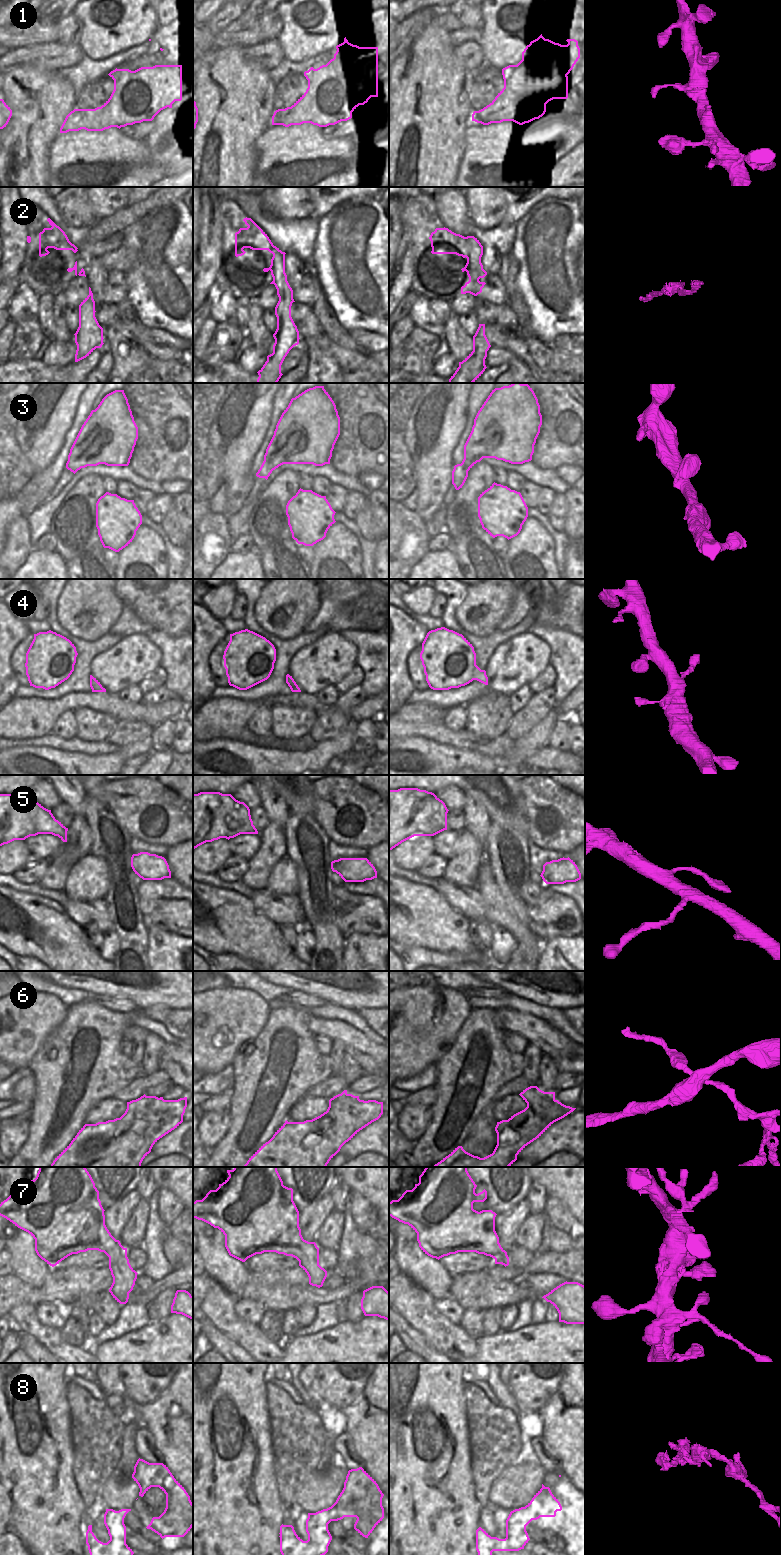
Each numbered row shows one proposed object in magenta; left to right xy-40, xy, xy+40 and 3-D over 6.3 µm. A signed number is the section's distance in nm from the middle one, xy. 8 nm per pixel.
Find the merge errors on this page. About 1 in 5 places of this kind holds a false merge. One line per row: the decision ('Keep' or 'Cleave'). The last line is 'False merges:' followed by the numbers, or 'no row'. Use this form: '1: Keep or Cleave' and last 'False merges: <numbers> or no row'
1: Keep
2: Keep
3: Keep
4: Keep
5: Keep
6: Cleave
7: Keep
8: Cleave
False merges: 6, 8

